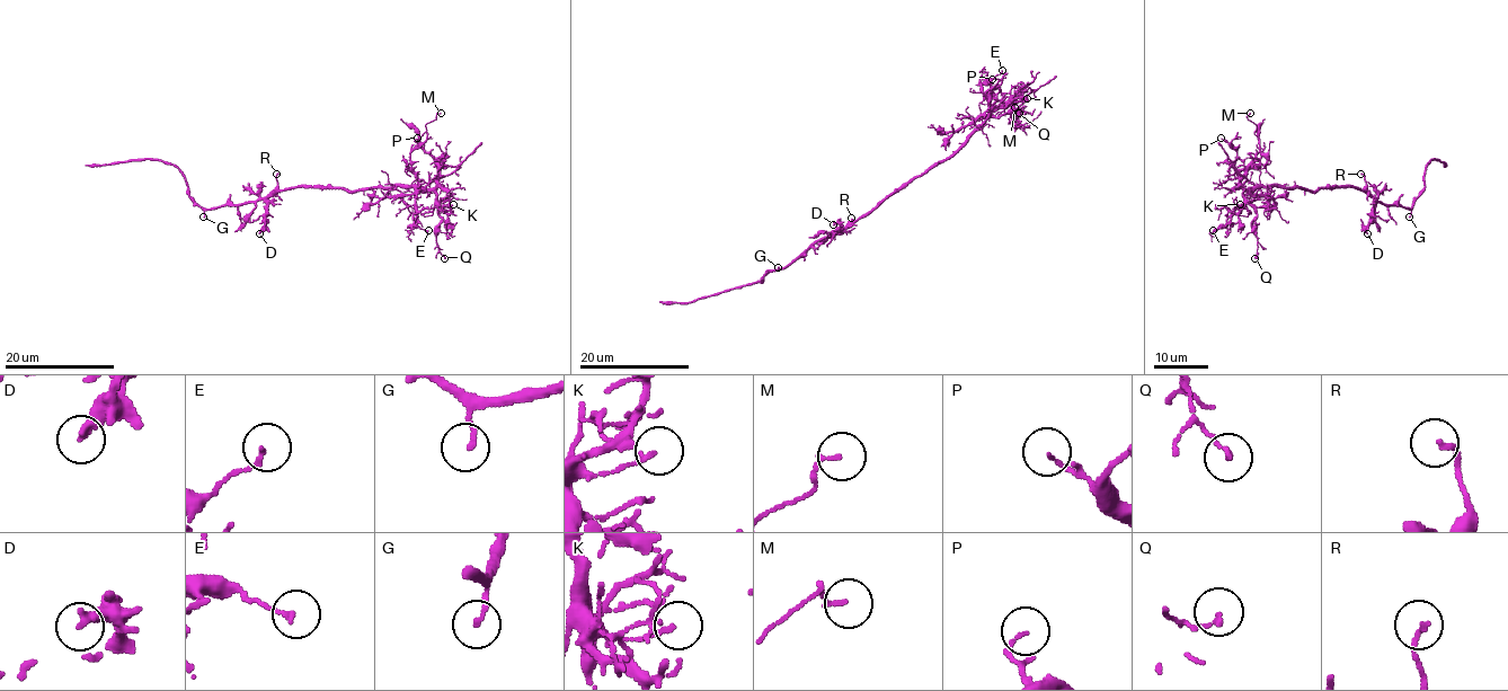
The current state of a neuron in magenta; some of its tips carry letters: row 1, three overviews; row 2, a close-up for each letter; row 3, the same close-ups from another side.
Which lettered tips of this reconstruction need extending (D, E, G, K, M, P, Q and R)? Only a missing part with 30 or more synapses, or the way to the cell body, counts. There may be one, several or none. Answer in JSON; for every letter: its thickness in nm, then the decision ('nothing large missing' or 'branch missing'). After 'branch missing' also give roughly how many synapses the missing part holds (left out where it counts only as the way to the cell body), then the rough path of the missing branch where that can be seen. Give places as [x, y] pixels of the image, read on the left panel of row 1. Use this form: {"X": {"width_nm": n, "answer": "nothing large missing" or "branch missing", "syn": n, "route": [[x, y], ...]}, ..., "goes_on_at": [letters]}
{"D": {"width_nm": 240, "answer": "nothing large missing"}, "E": {"width_nm": 150, "answer": "nothing large missing"}, "G": {"width_nm": 140, "answer": "nothing large missing"}, "K": {"width_nm": 120, "answer": "nothing large missing"}, "M": {"width_nm": 130, "answer": "nothing large missing"}, "P": {"width_nm": 90, "answer": "nothing large missing"}, "Q": {"width_nm": 140, "answer": "nothing large missing"}, "R": {"width_nm": 160, "answer": "nothing large missing"}, "goes_on_at": []}

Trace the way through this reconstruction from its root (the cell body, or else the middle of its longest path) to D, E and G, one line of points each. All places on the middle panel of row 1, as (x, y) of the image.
D: (876, 209), (851, 221), (841, 230), (837, 223), (833, 224)
E: (876, 209), (916, 177), (943, 162), (985, 120), (991, 105), (988, 82), (1002, 70)
G: (876, 209), (850, 221), (836, 233), (815, 240), (788, 264), (778, 267)

